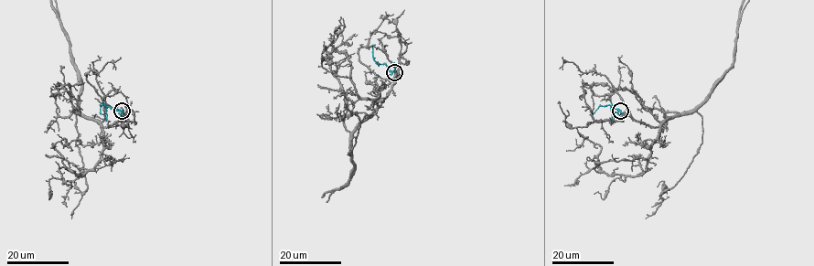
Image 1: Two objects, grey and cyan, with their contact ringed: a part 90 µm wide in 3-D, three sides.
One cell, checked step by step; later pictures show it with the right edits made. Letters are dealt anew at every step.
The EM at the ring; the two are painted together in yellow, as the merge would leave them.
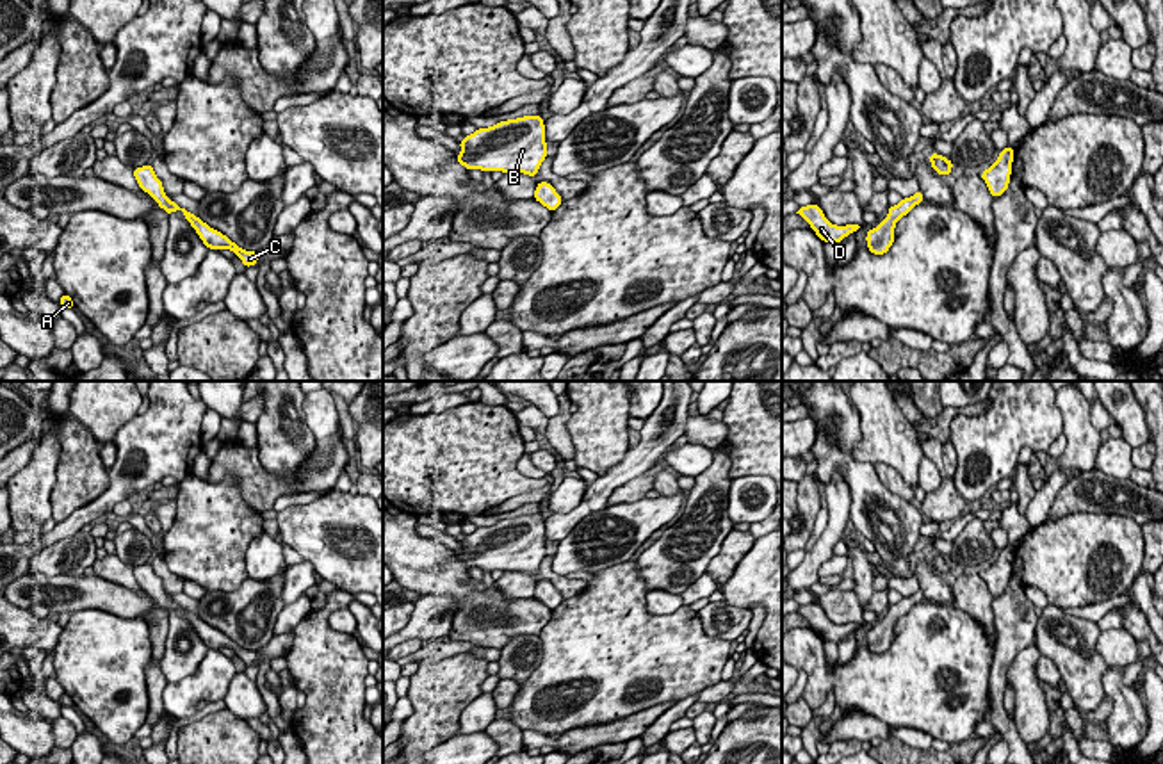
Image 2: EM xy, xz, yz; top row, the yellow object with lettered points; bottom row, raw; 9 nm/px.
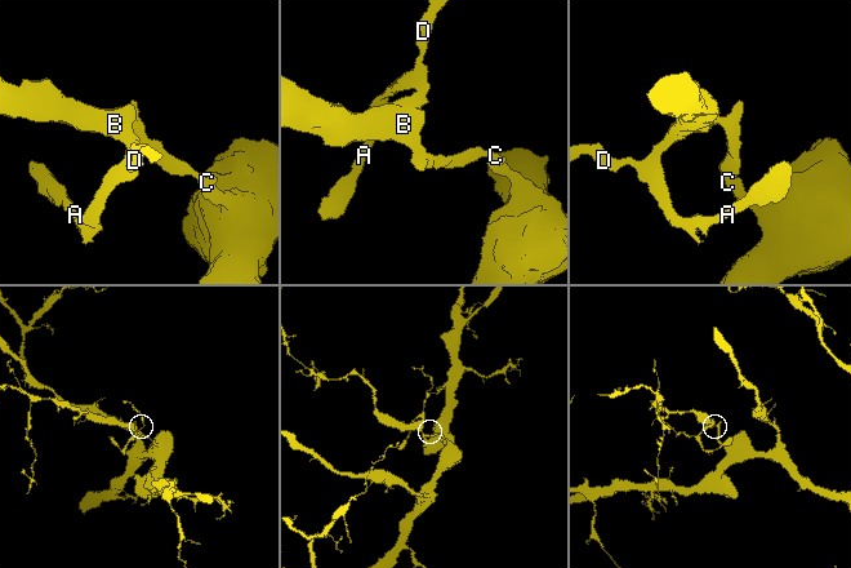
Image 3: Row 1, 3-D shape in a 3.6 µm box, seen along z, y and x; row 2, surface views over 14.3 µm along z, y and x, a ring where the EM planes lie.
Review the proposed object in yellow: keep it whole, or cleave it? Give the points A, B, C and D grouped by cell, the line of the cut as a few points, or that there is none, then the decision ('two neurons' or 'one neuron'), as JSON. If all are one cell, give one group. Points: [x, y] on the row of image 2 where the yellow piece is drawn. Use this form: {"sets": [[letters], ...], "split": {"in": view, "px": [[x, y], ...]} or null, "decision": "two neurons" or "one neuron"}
{"sets": [["A", "B", "C", "D"]], "split": null, "decision": "one neuron"}

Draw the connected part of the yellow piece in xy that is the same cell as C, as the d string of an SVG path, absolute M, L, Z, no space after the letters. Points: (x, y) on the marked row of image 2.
M146 164L142 167L135 167L134 176L135 176L139 187L144 192L148 192L159 203L159 207L166 210L167 215L171 212L182 210L185 219L191 223L191 226L196 230L196 233L199 235L199 239L203 240L203 244L208 249L216 249L216 251L217 249L232 249L235 253L235 256L239 256L246 267L251 267L251 265L255 265L258 262L258 253L240 249L226 235L223 235L221 232L210 228L199 217L191 214L189 210L182 208L175 201L171 201L166 196L162 182L157 178L157 175L153 171L153 166Z

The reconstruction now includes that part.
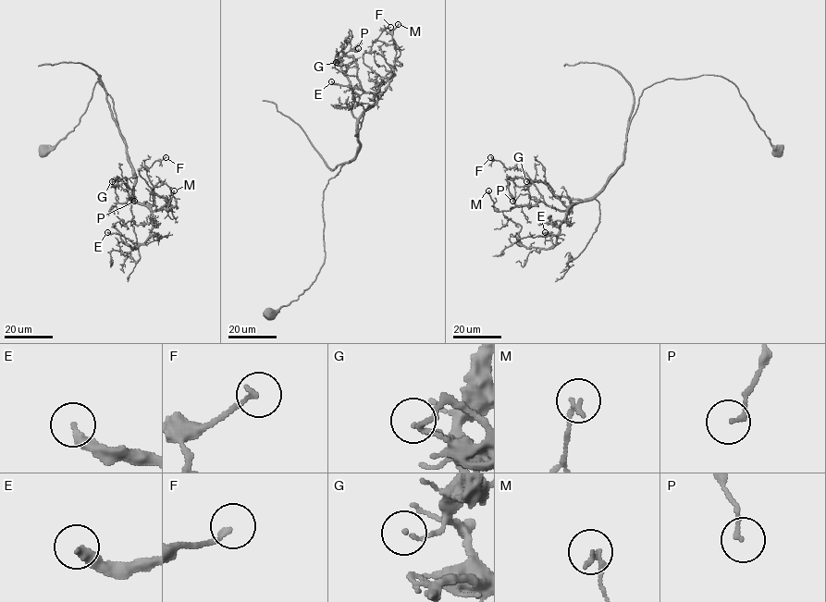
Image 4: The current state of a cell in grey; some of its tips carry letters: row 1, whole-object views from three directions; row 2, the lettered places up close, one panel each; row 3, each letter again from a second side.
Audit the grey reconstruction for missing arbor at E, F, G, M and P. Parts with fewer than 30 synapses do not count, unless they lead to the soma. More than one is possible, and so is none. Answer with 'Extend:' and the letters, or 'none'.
Extend: none

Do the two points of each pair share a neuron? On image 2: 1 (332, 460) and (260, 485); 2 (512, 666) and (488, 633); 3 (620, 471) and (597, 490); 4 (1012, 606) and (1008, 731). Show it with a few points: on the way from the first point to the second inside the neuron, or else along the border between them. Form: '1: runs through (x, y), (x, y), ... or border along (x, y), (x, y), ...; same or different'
1: runs through (314, 476), (294, 485), (278, 485); same
2: border along (538, 634), (517, 634), (501, 649); different
3: runs through (615, 476), (602, 487); same
4: runs through (1012, 636), (998, 670), (998, 700); same

